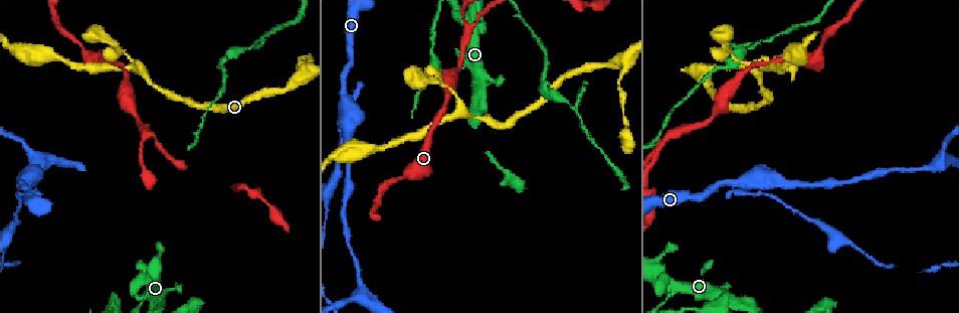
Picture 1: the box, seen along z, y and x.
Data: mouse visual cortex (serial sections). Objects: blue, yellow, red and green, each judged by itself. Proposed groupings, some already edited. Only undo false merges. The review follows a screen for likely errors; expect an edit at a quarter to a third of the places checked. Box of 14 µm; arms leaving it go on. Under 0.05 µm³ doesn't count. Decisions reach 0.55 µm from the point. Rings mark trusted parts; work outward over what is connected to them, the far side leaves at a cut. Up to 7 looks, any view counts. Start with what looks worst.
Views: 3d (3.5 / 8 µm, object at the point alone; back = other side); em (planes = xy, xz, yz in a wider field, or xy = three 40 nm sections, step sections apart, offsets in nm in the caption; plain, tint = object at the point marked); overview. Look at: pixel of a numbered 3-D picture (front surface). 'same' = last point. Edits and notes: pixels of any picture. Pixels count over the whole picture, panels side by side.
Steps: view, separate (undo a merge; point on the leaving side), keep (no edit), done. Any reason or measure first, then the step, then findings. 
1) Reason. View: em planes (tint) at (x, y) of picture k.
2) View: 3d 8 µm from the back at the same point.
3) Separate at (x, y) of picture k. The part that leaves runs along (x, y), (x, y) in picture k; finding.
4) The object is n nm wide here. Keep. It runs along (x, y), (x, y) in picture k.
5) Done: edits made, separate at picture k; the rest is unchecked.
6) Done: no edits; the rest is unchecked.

Side arm on a straight run. View: 3d 3.5 µm at (145, 135) of picture 1.

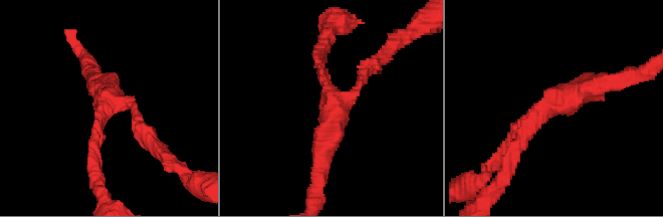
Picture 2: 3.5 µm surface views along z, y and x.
The arms are 200, 200, 350 nm wide. Keep. It runs along (614, 82), (558, 98), (516, 151) in picture 2; all the same cell.

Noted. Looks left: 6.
Small branch off a trunk. View: 3d 3.5 µm at (731, 53) of picture 1.

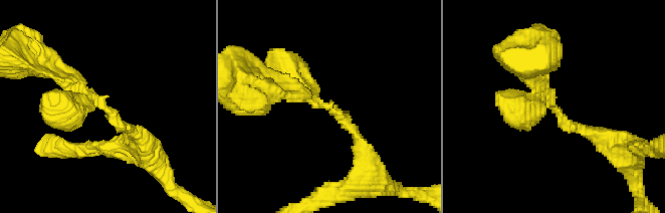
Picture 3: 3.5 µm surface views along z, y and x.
3 arms meet here; the arms are 150, 200, 500 nm wide. View: em xy step 1 (tint) at (552, 101) of picture 3.

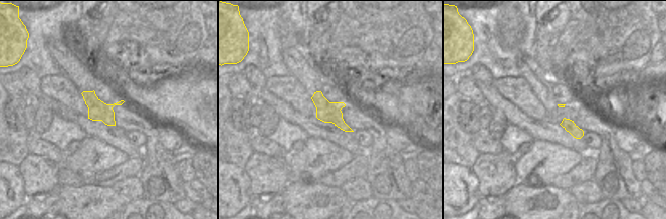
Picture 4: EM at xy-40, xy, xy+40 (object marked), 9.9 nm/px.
Keep. It runs along (134, 132), (59, 66), (40, 57) in picture 3; one cell here.

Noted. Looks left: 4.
Thick turns thin. View: 3d 3.5 µm at (755, 184) of picture 1.

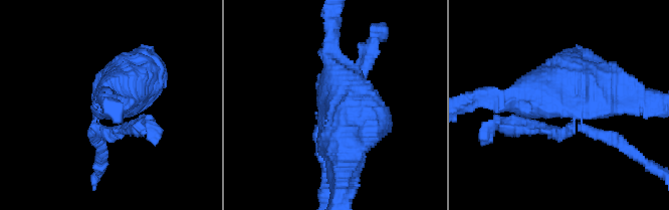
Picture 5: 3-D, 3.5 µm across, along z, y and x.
View: em planes (tint) at (566, 101) of picture 5.

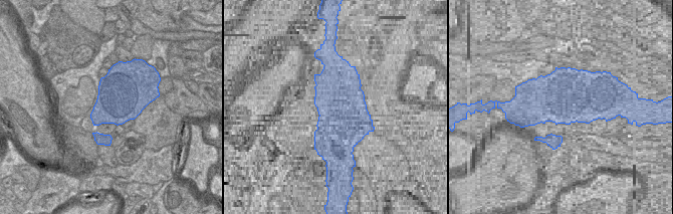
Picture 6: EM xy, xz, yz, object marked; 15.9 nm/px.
Another direction. View: em xy step 5 (tint) at the same point.

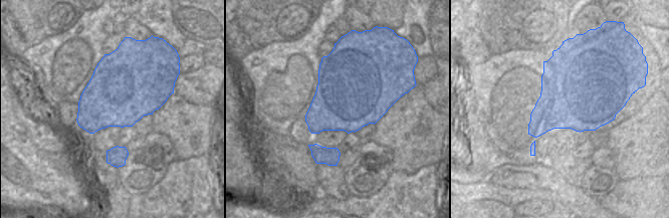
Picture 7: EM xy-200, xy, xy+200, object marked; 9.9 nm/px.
Separate at (120, 134) of picture 5. The part that leaves runs along (96, 118), (99, 164) in picture 5; a second cell is stuck on.

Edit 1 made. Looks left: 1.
Done: edits made, separate at picture 5; the rest is unchecked.

